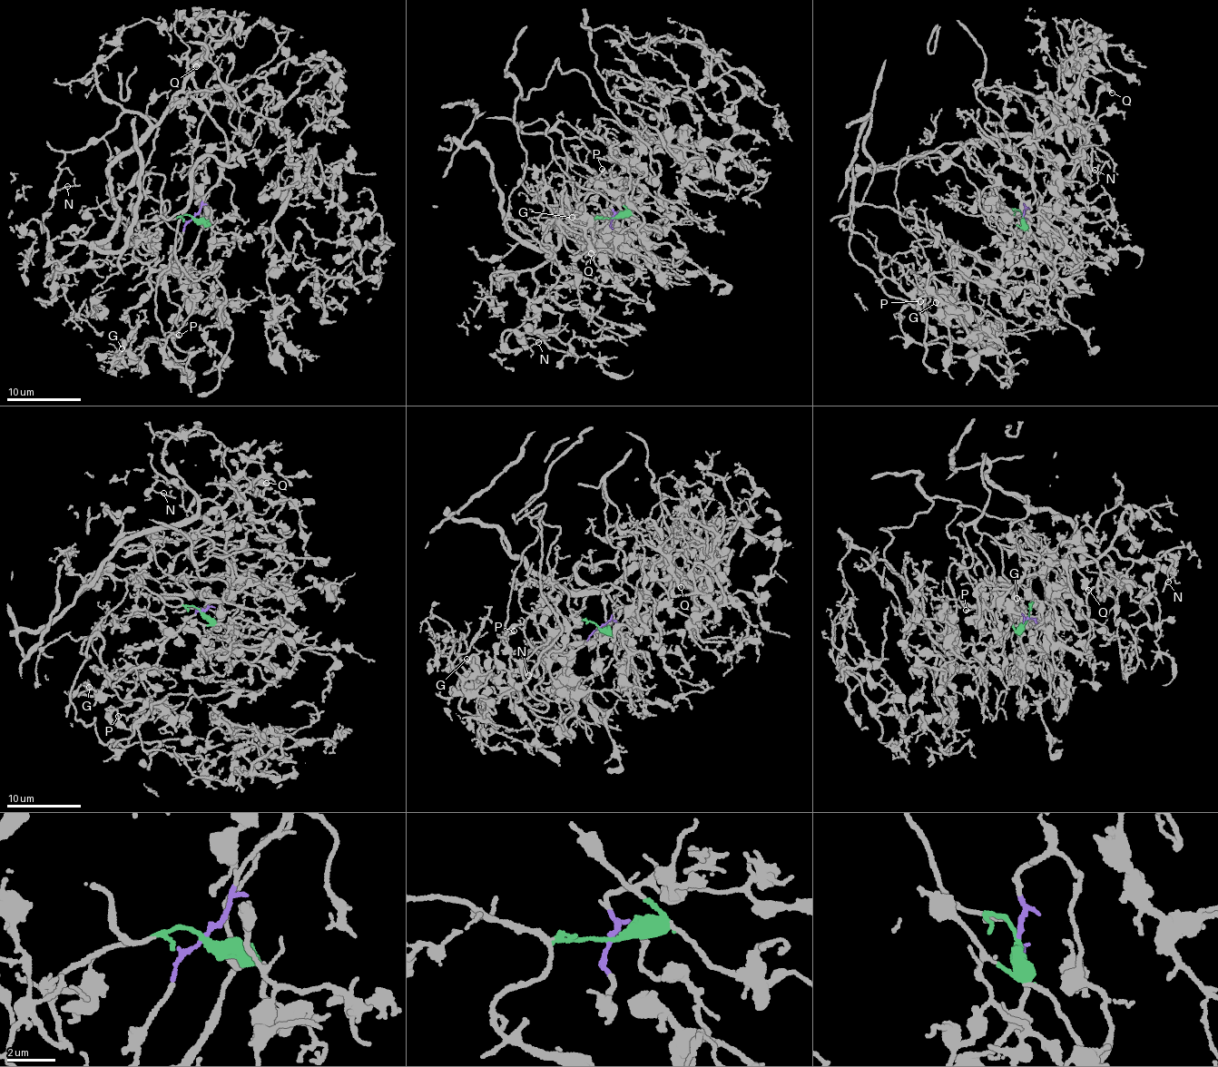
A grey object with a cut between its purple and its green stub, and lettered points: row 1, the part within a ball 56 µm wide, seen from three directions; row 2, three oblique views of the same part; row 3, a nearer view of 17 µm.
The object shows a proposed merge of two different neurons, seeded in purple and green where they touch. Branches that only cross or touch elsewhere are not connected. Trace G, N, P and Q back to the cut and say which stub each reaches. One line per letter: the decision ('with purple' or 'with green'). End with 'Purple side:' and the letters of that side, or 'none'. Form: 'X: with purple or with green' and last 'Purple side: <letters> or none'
G: with green
N: with purple
P: with green
Q: with purple
Purple side: N, Q

